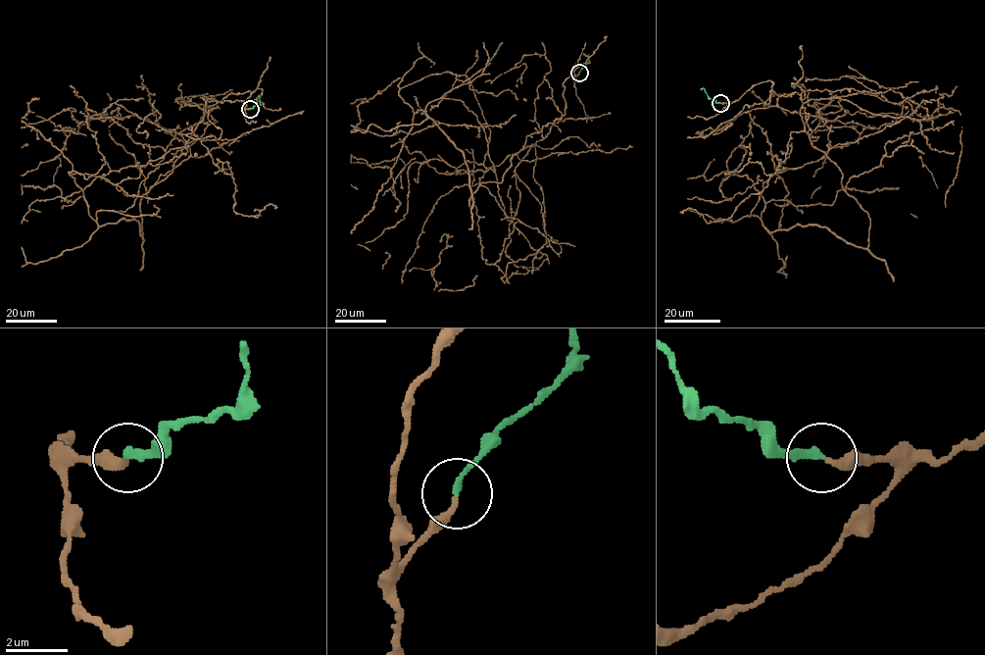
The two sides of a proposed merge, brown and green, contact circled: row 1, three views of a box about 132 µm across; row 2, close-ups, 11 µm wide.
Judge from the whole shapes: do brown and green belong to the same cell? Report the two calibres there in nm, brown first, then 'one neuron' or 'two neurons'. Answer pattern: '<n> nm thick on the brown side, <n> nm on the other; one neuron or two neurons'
260 nm thick on the brown side, 200 nm on the other; one neuron

